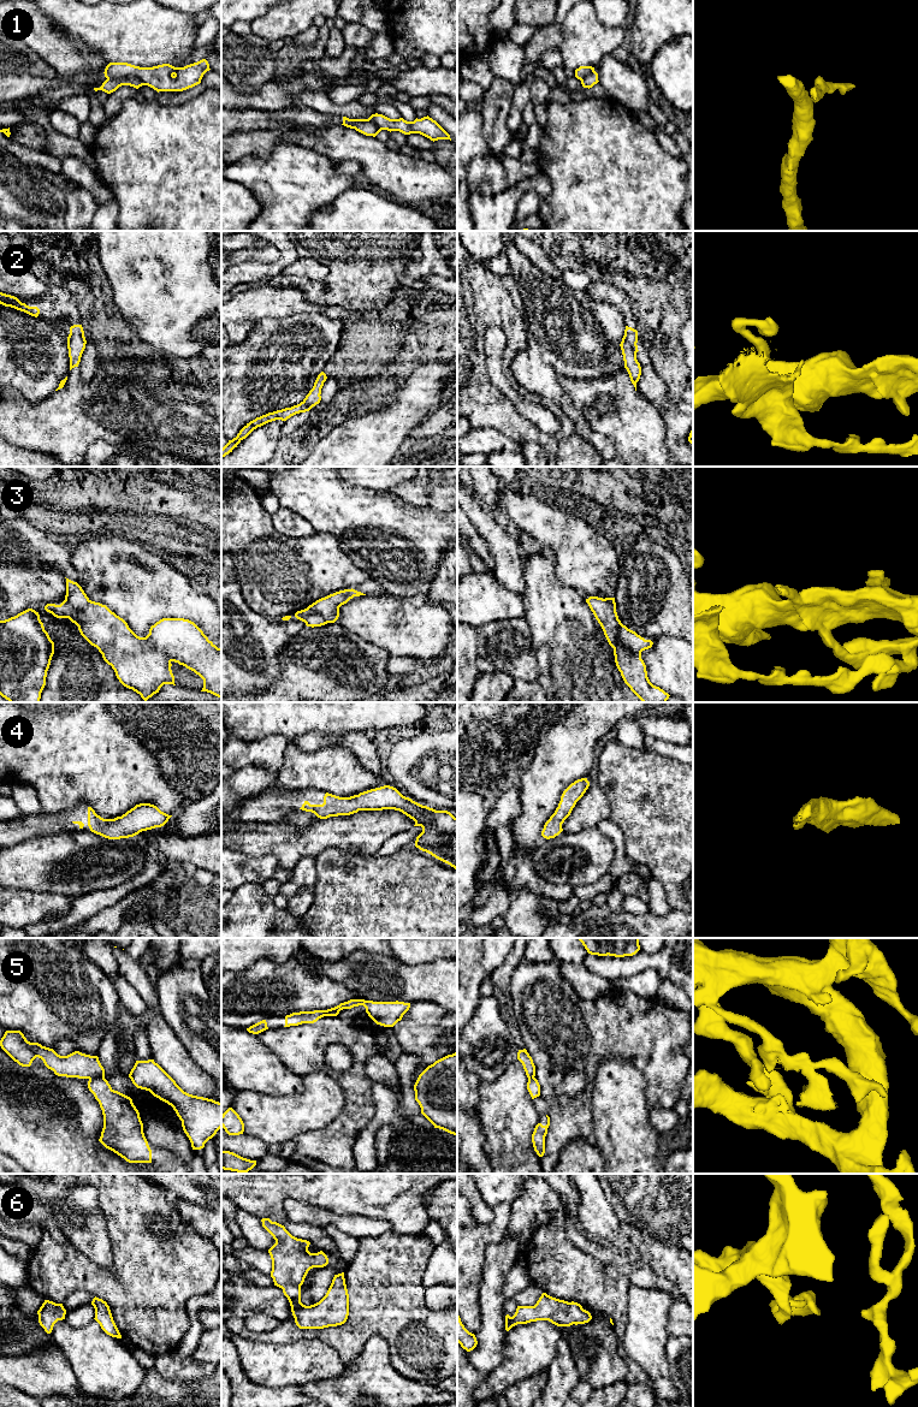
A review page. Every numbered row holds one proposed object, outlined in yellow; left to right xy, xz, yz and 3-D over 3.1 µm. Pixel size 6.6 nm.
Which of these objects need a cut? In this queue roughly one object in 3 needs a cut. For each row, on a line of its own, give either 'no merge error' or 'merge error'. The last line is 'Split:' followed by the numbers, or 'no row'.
1: merge error
2: no merge error
3: no merge error
4: no merge error
5: merge error
6: no merge error
Split: 1, 5

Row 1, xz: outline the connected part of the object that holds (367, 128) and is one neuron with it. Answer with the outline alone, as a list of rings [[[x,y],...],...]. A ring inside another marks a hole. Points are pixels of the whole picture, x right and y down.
[[[348,120],[347,123],[343,123],[342,125],[350,129],[355,129],[356,131],[366,136],[375,137],[379,133],[378,126],[374,123],[368,120],[363,120],[363,121]]]

